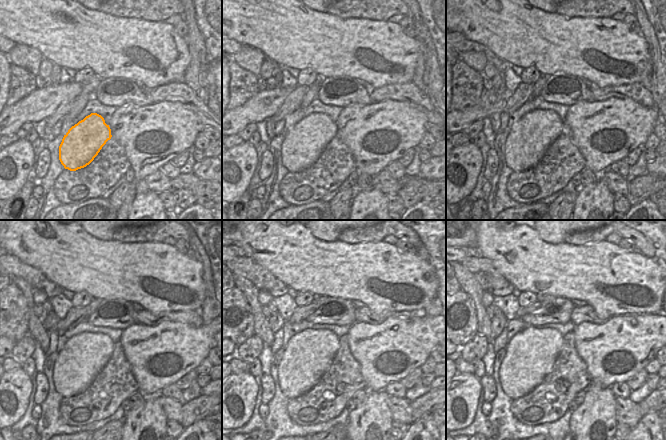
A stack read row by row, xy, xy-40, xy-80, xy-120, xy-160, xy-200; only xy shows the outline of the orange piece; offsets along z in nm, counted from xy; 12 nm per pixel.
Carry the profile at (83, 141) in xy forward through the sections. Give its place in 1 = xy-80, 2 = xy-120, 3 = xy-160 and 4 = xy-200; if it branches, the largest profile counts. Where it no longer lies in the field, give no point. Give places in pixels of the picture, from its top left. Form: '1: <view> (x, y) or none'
1: xy-80 (529, 138)
2: xy-120 (83, 356)
3: xy-160 (309, 354)
4: xy-200 (530, 355)

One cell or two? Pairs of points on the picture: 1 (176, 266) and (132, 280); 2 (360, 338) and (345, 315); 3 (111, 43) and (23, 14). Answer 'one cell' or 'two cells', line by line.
1: one cell
2: two cells
3: one cell

